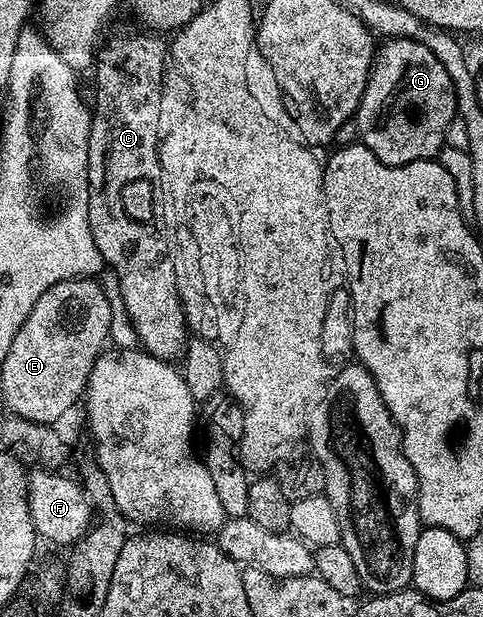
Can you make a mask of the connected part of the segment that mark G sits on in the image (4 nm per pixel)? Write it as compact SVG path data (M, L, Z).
M387 38L383 43L383 47L381 44L377 48L374 66L370 69L370 80L366 83L356 112L358 138L362 146L389 167L403 167L421 159L434 159L458 115L452 80L435 54L414 39Z

